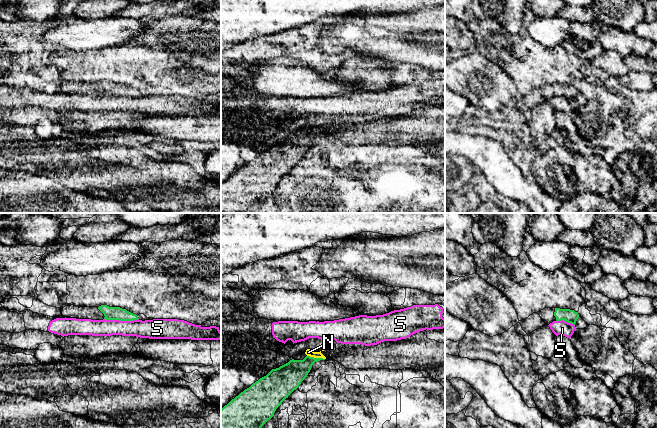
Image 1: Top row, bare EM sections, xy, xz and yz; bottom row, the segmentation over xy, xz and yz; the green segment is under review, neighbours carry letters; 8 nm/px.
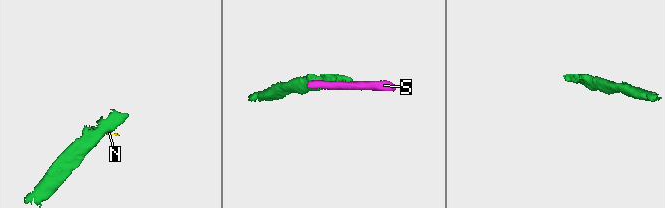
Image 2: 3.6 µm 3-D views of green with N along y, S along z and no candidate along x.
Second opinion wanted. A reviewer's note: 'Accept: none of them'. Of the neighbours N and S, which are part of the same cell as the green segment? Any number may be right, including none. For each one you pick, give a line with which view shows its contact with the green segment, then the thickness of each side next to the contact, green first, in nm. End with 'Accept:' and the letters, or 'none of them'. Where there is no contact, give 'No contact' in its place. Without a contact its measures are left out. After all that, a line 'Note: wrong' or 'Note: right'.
Accept: none of them
Note: right

